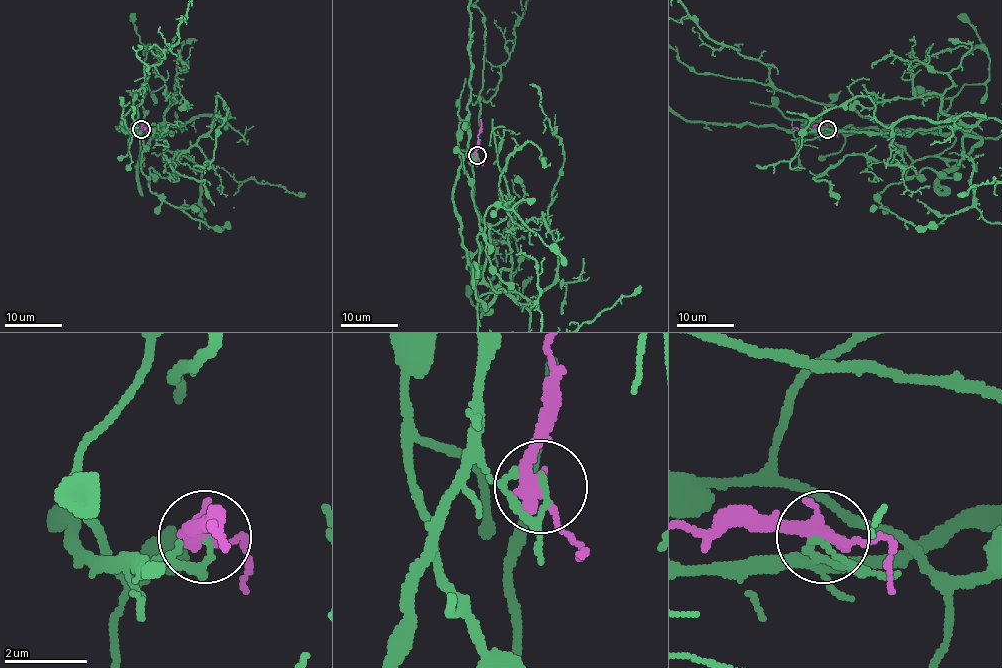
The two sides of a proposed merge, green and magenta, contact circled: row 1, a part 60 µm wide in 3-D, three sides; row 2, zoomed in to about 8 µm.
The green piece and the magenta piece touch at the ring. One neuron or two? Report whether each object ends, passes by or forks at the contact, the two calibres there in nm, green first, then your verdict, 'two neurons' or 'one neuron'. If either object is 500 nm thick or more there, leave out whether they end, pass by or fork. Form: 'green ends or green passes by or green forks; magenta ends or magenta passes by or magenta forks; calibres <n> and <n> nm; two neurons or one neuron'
green ends; magenta passes by; calibres 130 and 320 nm; two neurons

